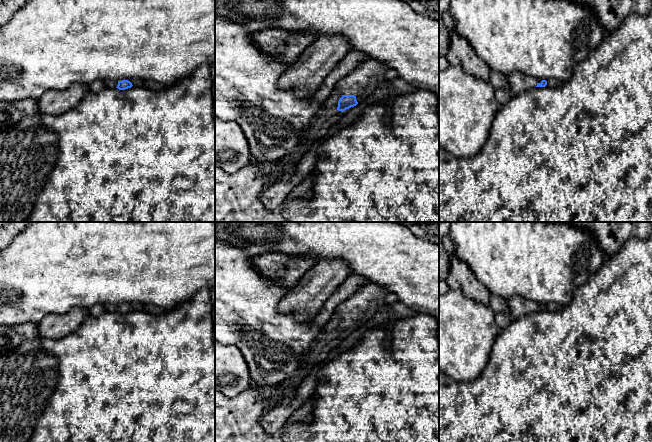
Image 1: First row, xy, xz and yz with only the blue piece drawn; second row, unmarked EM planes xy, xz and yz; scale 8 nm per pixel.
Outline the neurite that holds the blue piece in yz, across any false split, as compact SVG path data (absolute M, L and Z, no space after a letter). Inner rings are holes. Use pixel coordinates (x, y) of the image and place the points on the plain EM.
M514 296L506 300L510 309L510 315L512 319L520 318L526 314L535 311L545 311L547 309L546 304L542 304L540 307L533 301L526 300L520 296Z

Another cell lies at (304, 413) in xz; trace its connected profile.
M312 395L292 413L285 424L295 422L310 422L313 416L314 404L315 397Z

